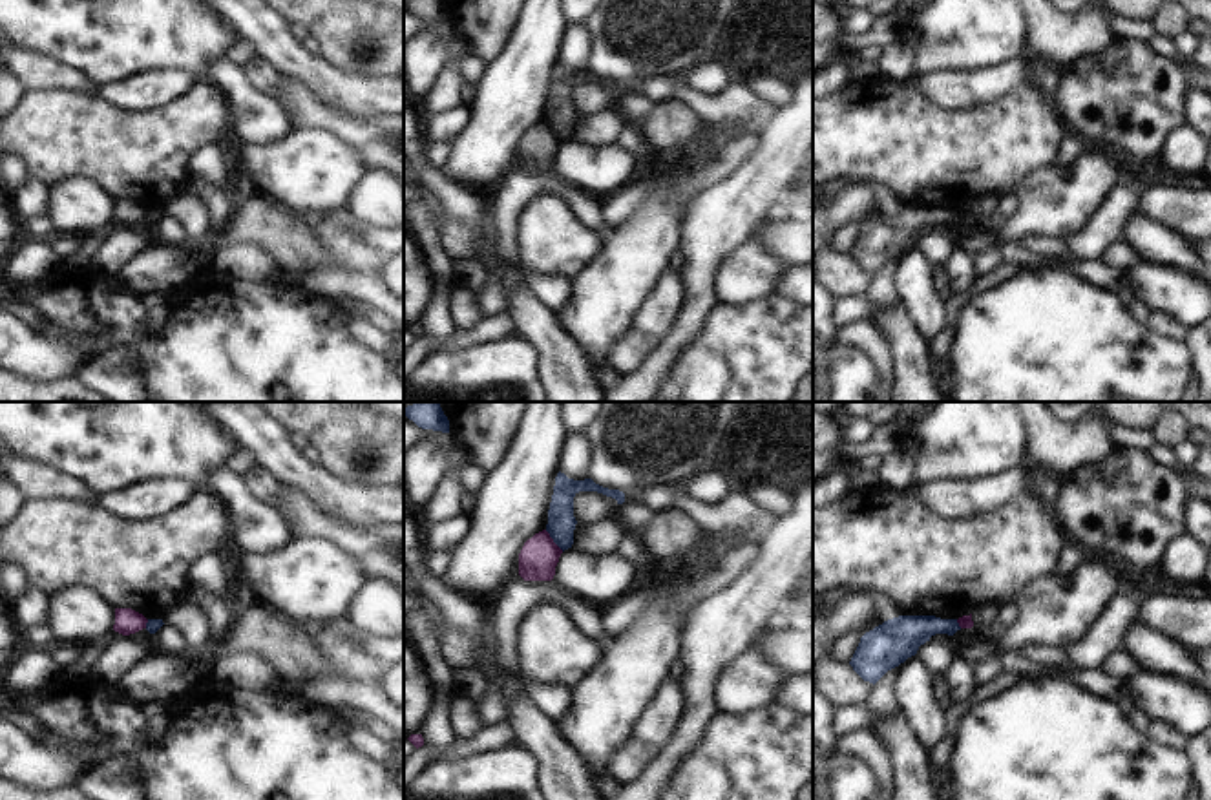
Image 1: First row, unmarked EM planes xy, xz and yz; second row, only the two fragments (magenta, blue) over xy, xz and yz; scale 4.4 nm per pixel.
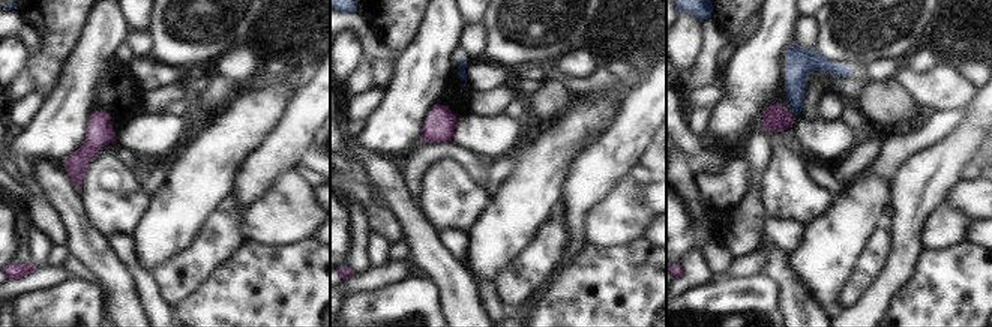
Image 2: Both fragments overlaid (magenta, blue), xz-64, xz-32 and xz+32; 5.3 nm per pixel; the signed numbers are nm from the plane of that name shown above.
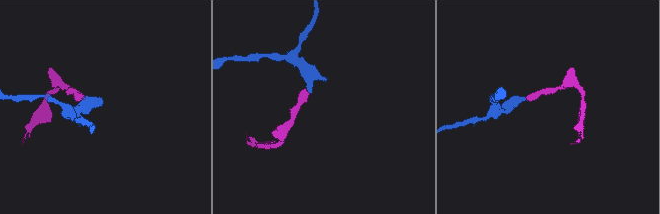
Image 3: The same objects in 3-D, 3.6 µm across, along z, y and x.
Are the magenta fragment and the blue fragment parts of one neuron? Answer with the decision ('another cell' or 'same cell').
another cell

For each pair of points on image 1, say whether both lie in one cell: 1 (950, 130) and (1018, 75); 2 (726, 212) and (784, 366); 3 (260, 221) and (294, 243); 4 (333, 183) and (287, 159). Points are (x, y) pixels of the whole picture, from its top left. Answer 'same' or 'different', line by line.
1: different
2: different
3: same
4: same

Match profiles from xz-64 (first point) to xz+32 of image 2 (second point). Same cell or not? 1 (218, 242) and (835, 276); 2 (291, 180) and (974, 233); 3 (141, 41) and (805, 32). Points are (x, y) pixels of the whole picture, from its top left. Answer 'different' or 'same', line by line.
1: different
2: different
3: same

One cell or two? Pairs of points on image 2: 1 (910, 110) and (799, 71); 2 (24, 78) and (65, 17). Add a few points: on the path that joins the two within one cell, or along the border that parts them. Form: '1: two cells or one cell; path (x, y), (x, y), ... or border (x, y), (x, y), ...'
1: one cell; path (883, 96), (857, 71), (835, 69), (826, 65)
2: two cells; border (27, 66), (35, 89)

